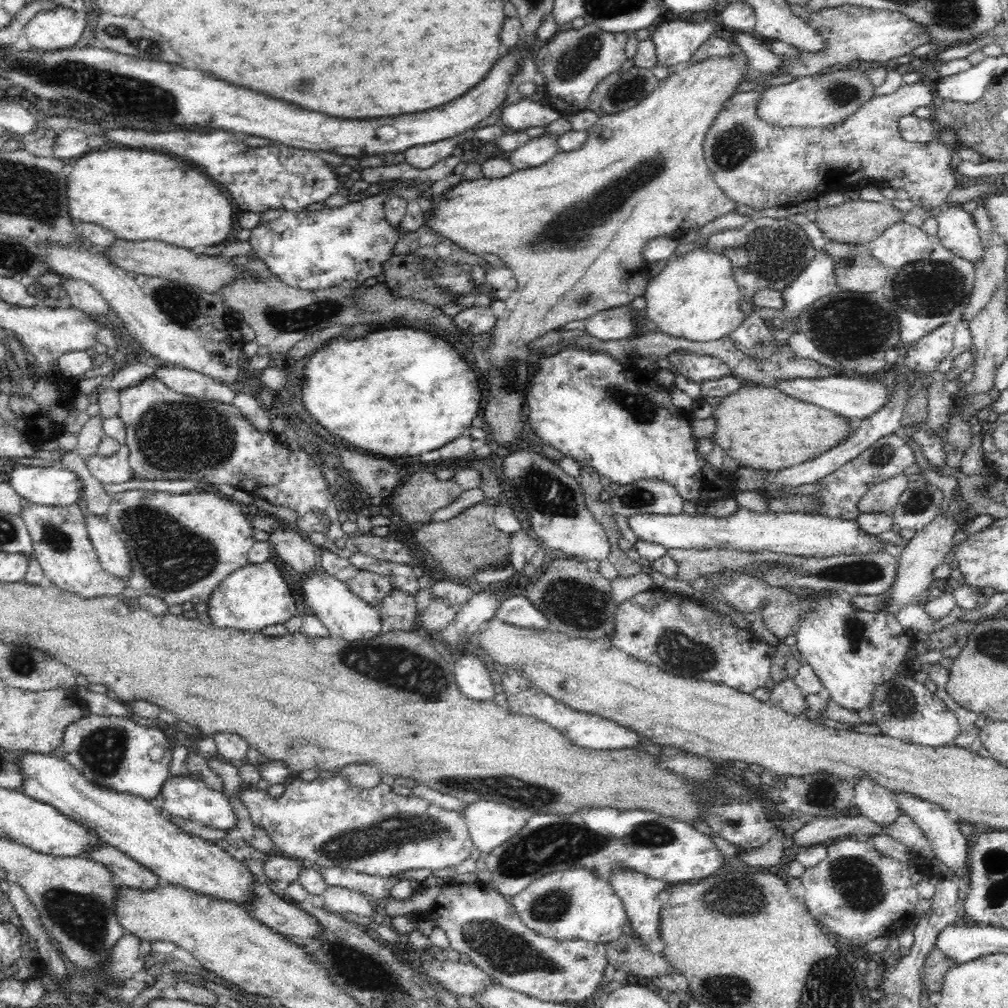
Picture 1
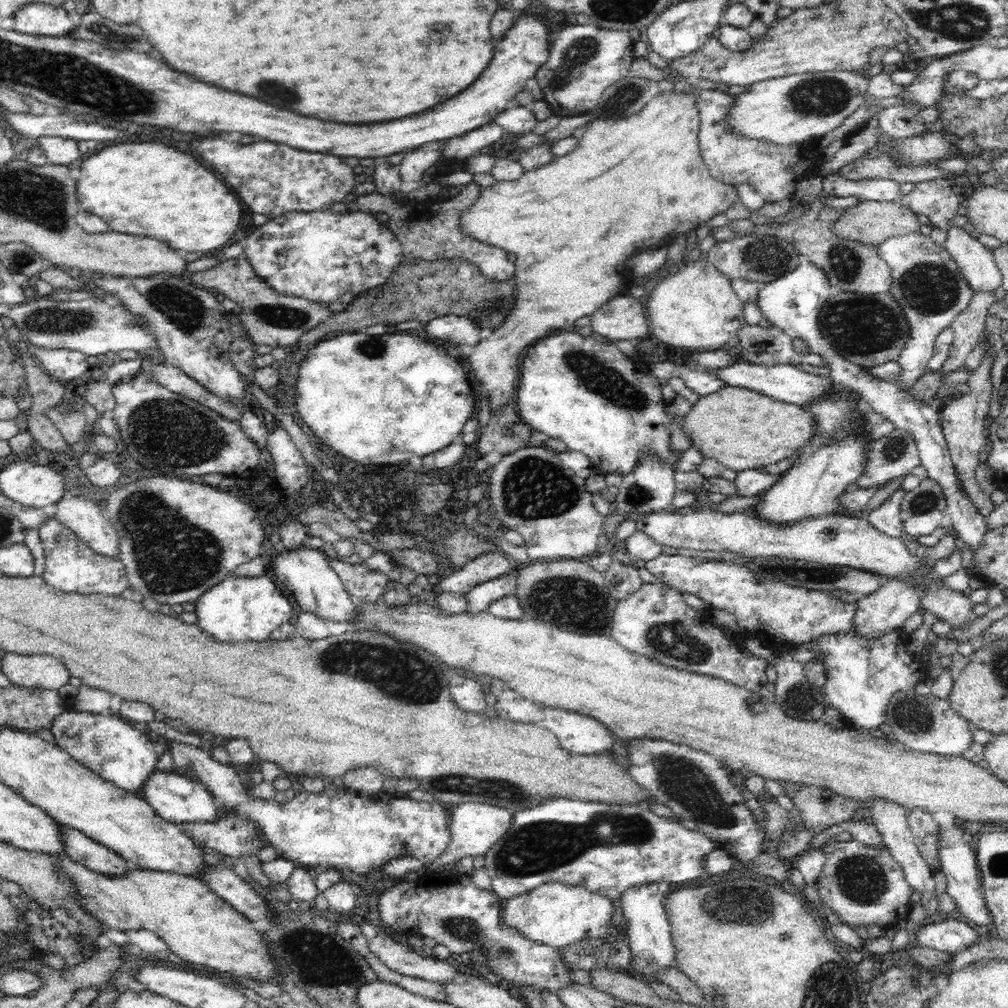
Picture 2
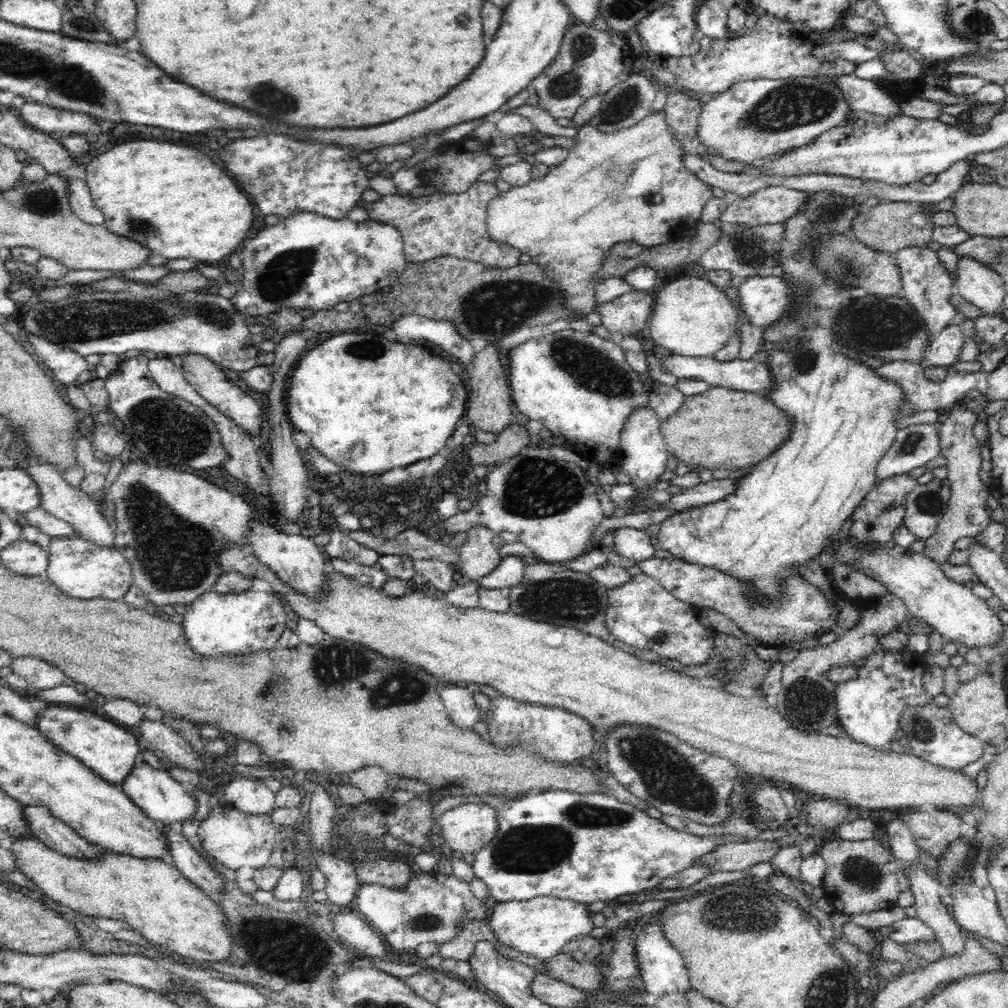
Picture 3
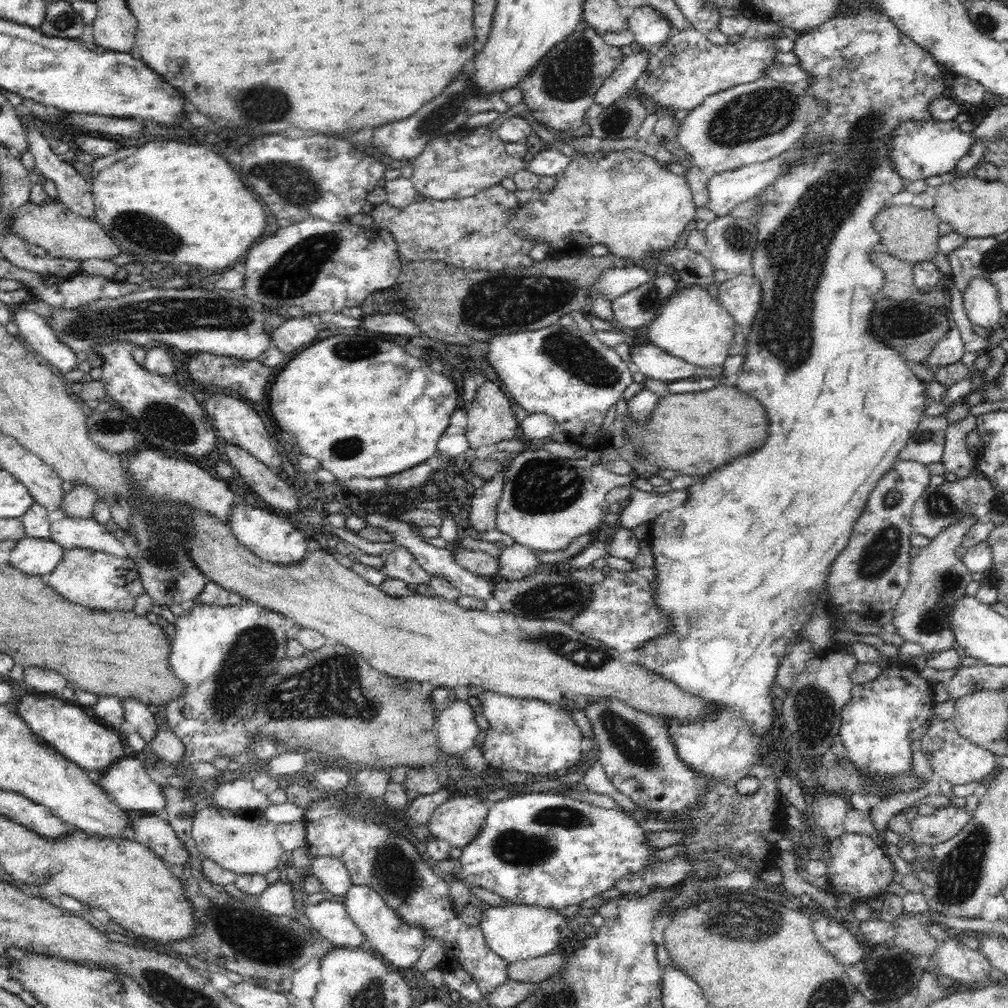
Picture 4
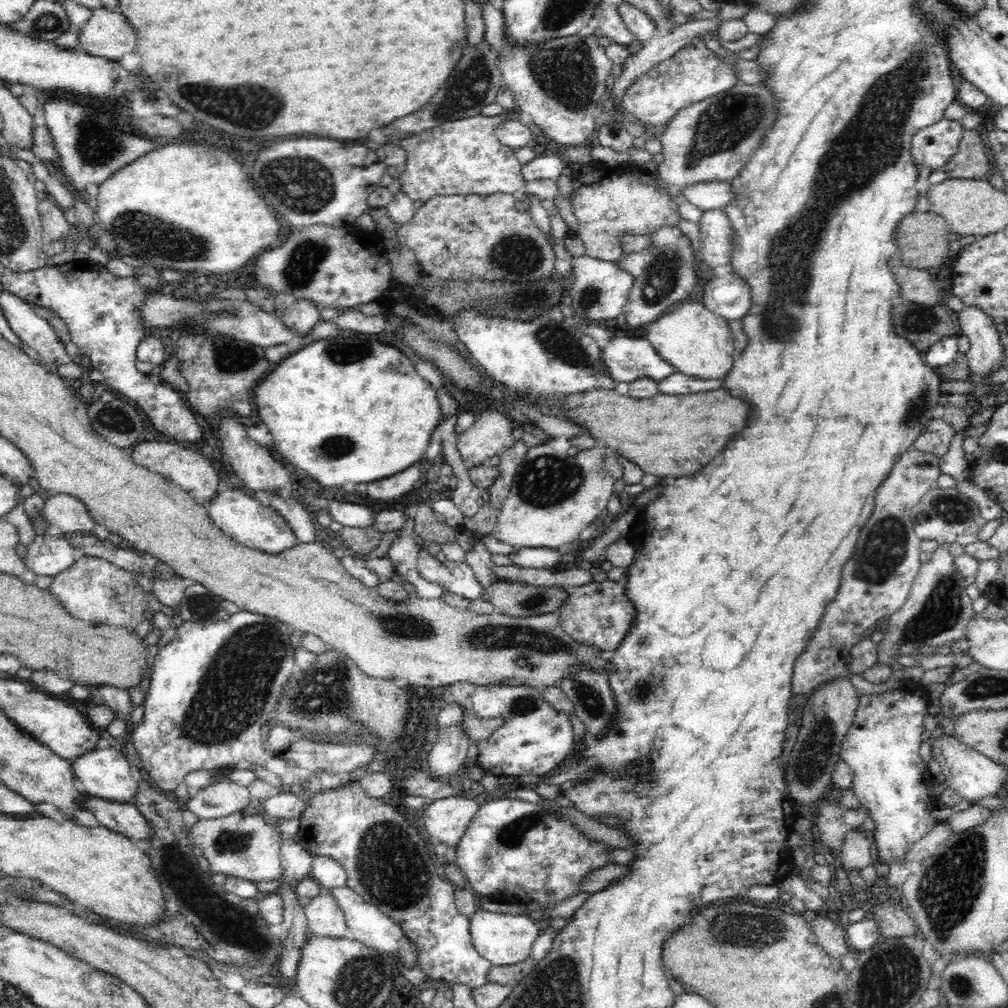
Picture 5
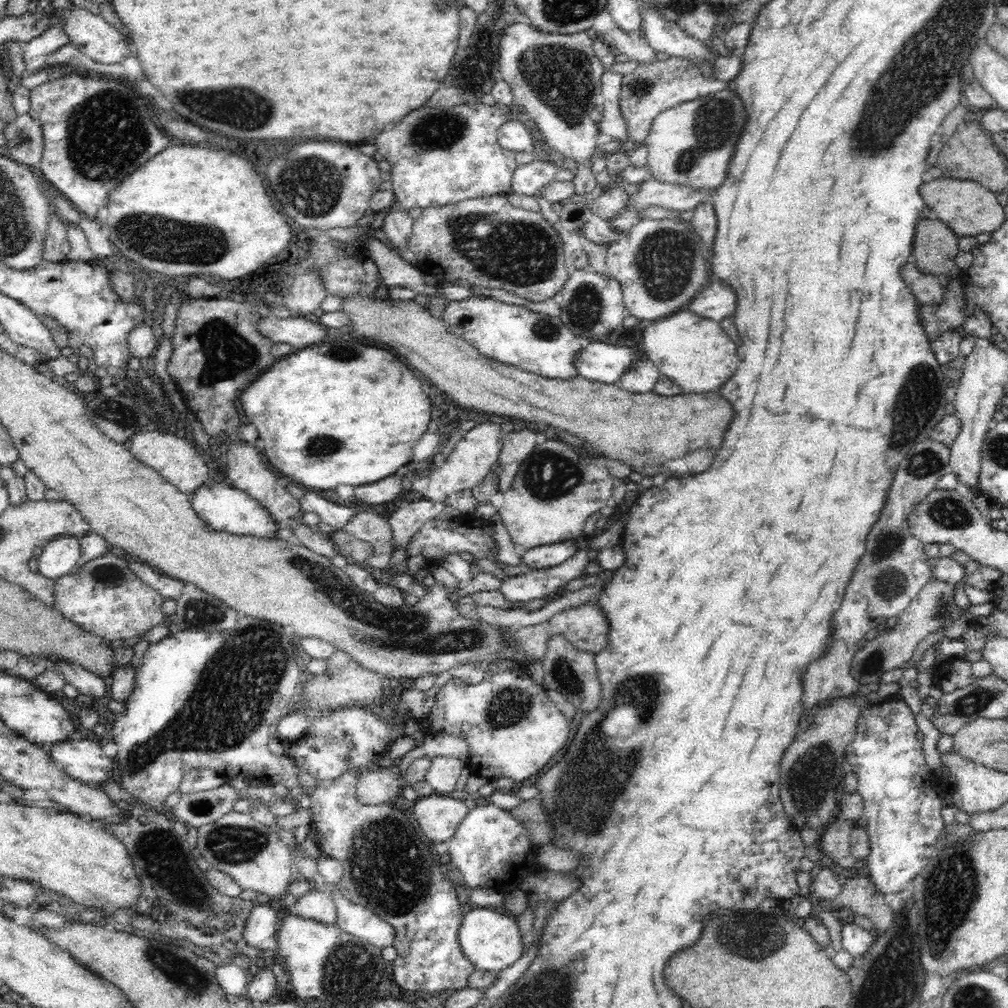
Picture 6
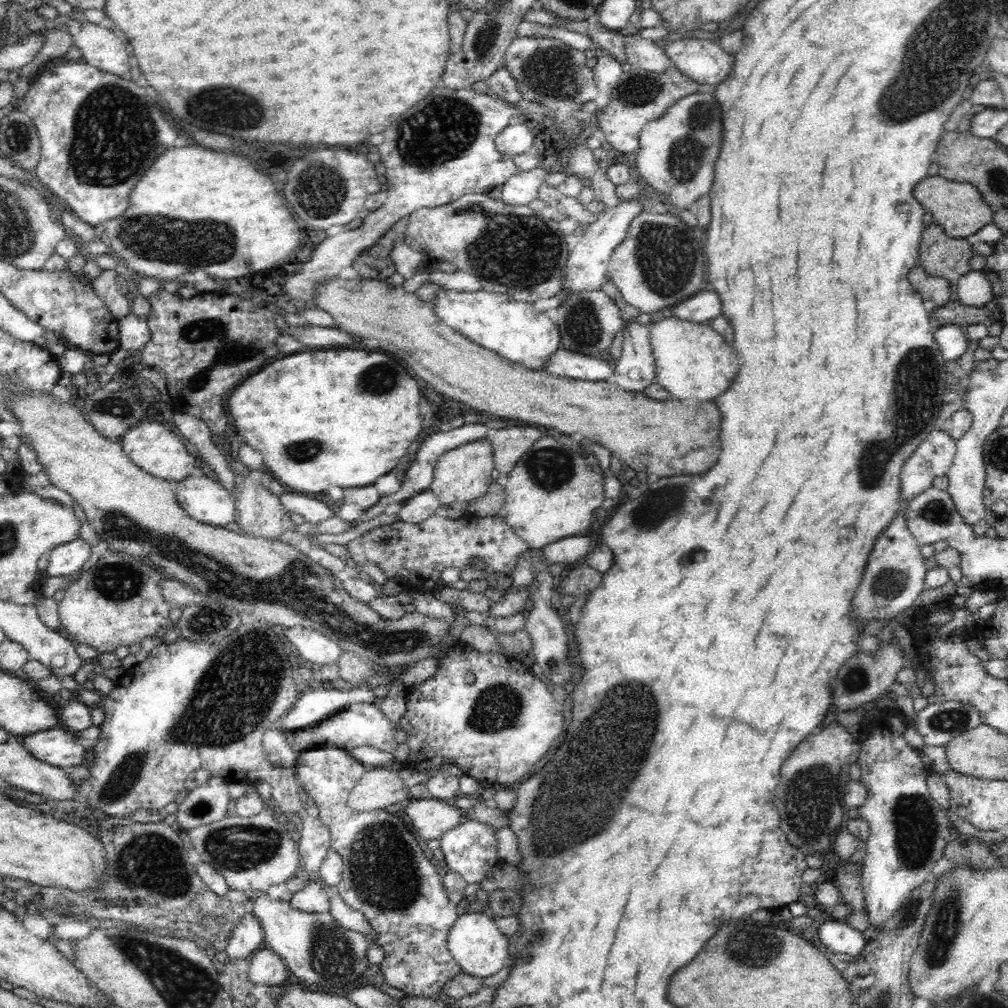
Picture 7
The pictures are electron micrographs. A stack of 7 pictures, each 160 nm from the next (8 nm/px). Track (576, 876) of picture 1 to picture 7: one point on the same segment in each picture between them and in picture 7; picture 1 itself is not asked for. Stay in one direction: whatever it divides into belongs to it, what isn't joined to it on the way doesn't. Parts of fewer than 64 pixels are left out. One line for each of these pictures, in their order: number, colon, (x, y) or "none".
2: (557, 914)
3: (540, 927)
4: (515, 932)
5: (503, 939)
6: (491, 941)
7: (480, 949)

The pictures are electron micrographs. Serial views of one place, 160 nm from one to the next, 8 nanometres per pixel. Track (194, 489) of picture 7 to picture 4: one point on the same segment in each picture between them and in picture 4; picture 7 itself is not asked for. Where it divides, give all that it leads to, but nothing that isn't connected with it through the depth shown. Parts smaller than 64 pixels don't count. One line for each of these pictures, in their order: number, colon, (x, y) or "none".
4: (271, 537)
5: (243, 518)
6: (225, 508)

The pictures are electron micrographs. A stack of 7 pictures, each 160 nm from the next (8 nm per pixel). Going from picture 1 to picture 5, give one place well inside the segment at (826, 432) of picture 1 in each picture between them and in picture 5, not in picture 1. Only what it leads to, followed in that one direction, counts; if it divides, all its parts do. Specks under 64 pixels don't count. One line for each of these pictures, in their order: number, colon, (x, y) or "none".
2: (741, 428)
3: (719, 428)
4: (694, 433)
5: (665, 435)

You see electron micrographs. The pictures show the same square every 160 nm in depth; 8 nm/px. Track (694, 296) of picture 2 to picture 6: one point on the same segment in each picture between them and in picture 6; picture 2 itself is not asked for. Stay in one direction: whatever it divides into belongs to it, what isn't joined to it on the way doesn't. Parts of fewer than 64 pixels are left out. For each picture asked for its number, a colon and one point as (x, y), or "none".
3: (691, 317)
4: (694, 327)
5: (696, 342)
6: (695, 353)

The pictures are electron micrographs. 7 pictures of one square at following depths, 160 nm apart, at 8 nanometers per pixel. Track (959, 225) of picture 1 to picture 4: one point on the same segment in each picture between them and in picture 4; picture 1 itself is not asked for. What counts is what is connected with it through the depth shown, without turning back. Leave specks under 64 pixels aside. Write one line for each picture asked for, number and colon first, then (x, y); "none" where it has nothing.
2: (976, 262)
3: (977, 284)
4: (981, 298)

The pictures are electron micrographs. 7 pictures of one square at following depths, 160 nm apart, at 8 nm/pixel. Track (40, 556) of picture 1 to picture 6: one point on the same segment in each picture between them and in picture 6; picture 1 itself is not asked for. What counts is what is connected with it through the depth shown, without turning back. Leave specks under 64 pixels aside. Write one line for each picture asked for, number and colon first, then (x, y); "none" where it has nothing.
2: (71, 566)
3: (81, 569)
4: (102, 581)
5: (91, 588)
6: (105, 596)

